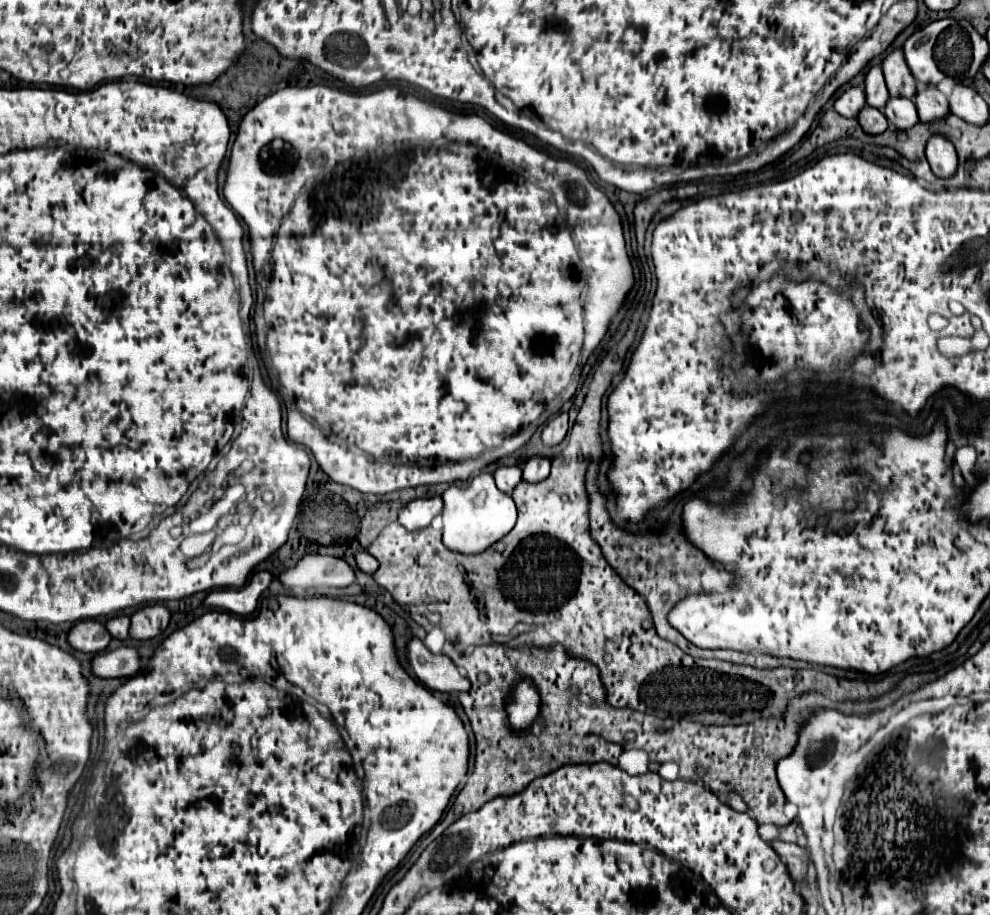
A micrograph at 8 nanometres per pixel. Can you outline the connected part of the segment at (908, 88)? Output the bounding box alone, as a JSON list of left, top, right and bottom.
[883,48,917,98]

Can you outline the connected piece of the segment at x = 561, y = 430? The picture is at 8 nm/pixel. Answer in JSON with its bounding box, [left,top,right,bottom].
[543,414,567,446]

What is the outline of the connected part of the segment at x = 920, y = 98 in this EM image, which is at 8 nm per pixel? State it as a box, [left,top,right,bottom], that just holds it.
[915,86,949,122]

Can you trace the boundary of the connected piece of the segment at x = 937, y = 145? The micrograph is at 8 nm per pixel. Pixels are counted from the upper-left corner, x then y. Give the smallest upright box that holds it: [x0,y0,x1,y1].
[927,134,957,178]

